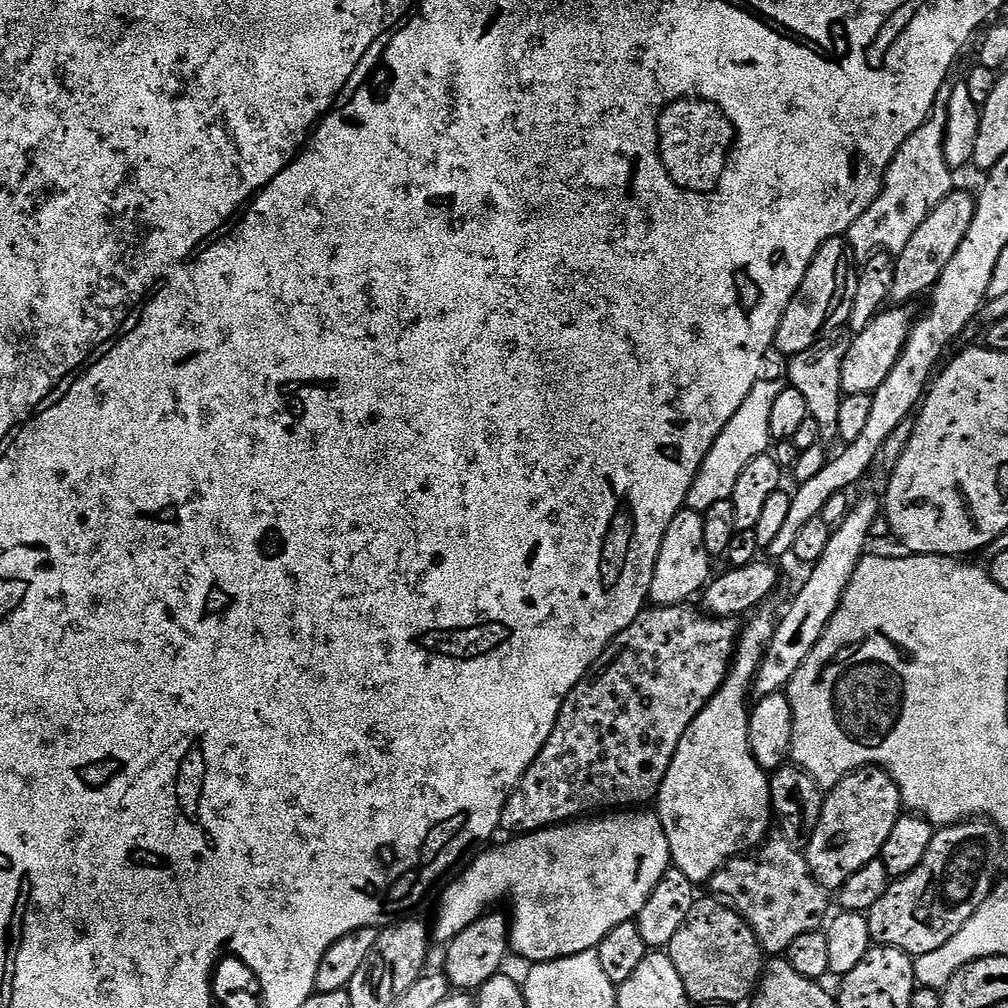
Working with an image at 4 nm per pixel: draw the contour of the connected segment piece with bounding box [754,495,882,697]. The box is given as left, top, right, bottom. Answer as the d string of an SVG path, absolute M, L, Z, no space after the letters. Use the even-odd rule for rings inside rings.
M878 495L864 496L855 501L848 517L834 529L830 542L826 546L826 554L817 564L811 565L808 581L800 588L800 593L792 602L788 613L780 618L776 636L768 648L767 655L756 675L754 692L757 697L769 696L775 692L784 692L788 684L798 674L802 662L818 646L822 634L828 628L833 614L838 610L850 582L854 578L854 570L858 570L861 560L869 551L868 542L873 539L871 527L876 519L882 516L882 500Z

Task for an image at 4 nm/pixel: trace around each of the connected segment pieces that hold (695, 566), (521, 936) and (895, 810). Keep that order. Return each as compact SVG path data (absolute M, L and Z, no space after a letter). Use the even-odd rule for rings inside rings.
M682 510L666 530L666 538L660 547L660 557L654 570L648 599L655 607L669 608L688 604L691 596L699 597L713 579L713 561L706 550L706 530L704 517L699 512Z
M616 810L595 818L580 818L575 822L544 828L541 832L520 834L509 839L512 840L509 844L484 850L489 852L481 851L439 893L441 896L440 905L436 908L436 928L434 924L435 939L437 936L440 939L437 941L451 942L485 915L491 909L488 908L491 904L509 896L512 899L510 948L515 955L517 952L518 955L525 956L528 962L541 964L547 960L599 949L610 930L635 921L642 906L646 906L654 886L658 886L672 864L670 842L659 815L655 811L644 811L648 810Z
M869 766L850 773L825 795L824 813L806 845L808 865L823 888L839 890L852 874L879 857L890 832L902 819L904 799L884 768Z

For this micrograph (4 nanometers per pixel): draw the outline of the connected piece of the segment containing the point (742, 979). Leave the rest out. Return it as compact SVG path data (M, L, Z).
M701 903L666 949L674 966L678 966L678 974L682 974L682 982L686 982L686 994L696 1006L747 1001L757 991L766 967L760 939L744 917L731 906L715 903Z

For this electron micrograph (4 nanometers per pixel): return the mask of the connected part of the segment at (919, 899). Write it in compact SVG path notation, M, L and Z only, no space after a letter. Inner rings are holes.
M973 818L959 824L941 827L933 835L930 850L926 858L908 876L899 877L889 883L886 894L882 896L867 912L868 925L872 928L873 945L882 948L897 948L915 958L922 954L930 954L930 950L938 950L938 946L946 946L974 918L974 914L982 905L992 898L992 889L1001 879L1000 867L1004 864L1005 833L1001 832L987 818Z

